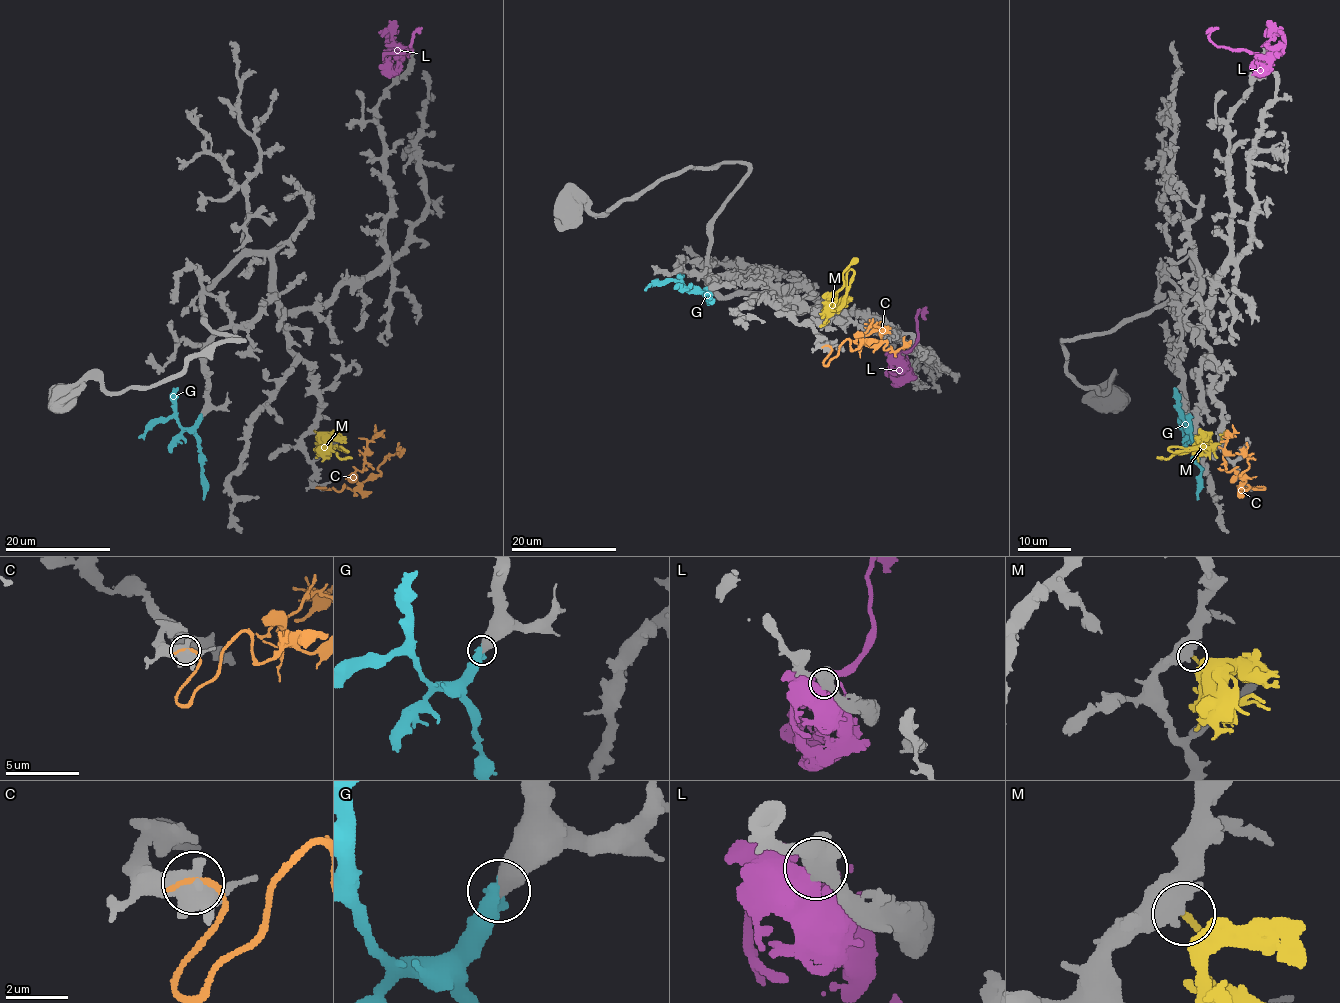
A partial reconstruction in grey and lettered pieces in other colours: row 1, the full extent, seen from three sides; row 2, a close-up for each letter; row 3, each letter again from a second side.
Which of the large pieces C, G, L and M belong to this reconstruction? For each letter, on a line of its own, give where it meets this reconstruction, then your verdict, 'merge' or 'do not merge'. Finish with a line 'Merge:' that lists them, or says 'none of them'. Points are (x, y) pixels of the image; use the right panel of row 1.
C: contact (1245, 487); do not merge
G: contact (1189, 416); merge
L: contact (1255, 74); do not merge
M: contact (1224, 431); do not merge
Merge: G

